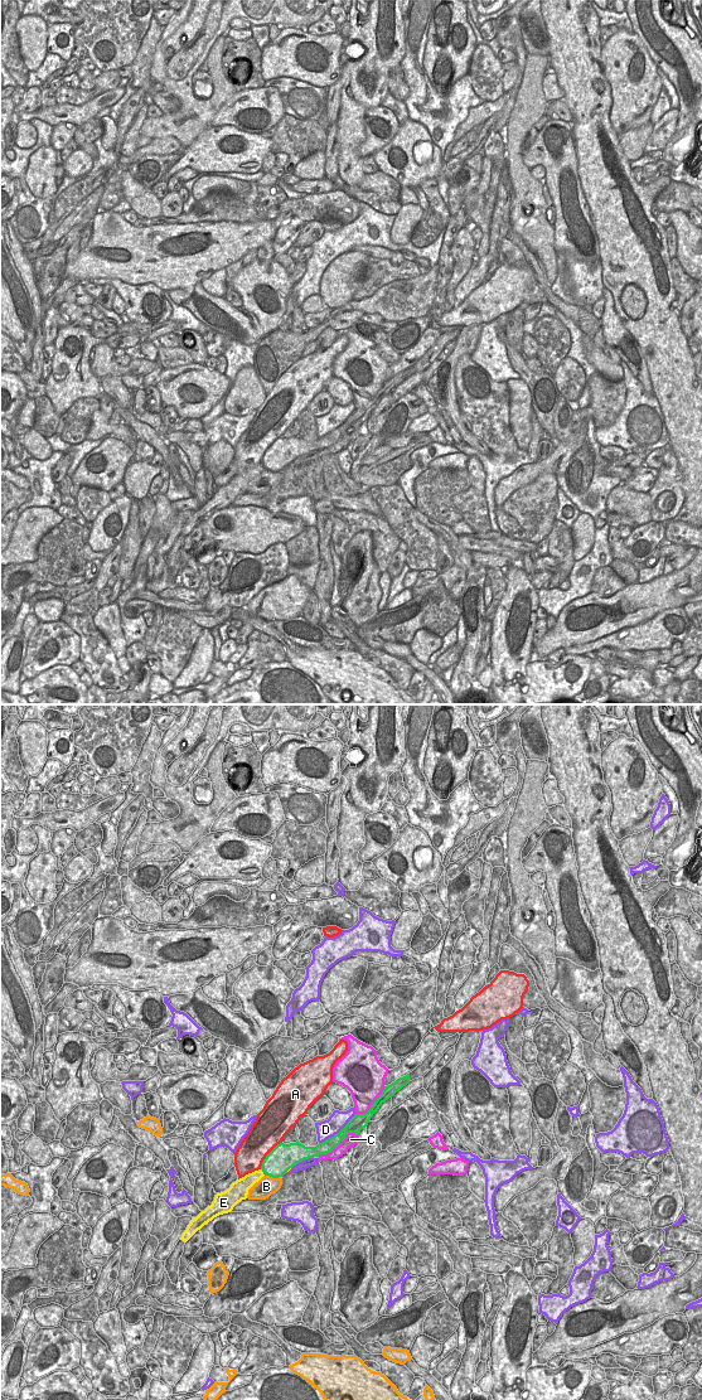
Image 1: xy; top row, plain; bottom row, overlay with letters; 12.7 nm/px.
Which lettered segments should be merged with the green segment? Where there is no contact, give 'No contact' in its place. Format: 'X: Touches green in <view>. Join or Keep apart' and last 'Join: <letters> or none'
A: Touches green in xy. Keep apart
B: Touches green in xy. Keep apart
C: Touches green in xy. Keep apart
D: Touches green in xy. Keep apart
E: Touches green in xy. Join
Join: E.

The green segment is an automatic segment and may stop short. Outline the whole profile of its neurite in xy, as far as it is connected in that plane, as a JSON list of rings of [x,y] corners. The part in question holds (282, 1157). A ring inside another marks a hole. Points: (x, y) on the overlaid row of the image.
[[[410,1074],[386,1086],[365,1114],[355,1114],[338,1134],[323,1143],[319,1143],[316,1147],[305,1147],[299,1140],[290,1144],[277,1144],[266,1156],[258,1171],[246,1174],[233,1182],[224,1192],[217,1193],[212,1205],[202,1211],[197,1217],[193,1217],[180,1240],[187,1242],[198,1230],[200,1230],[214,1217],[231,1212],[238,1202],[247,1198],[248,1190],[263,1176],[270,1176],[272,1178],[282,1177],[297,1163],[309,1158],[326,1154],[335,1149],[340,1142],[345,1139],[348,1133],[354,1133],[358,1135],[360,1130],[368,1125],[371,1118],[379,1109],[379,1106],[408,1082]]]

